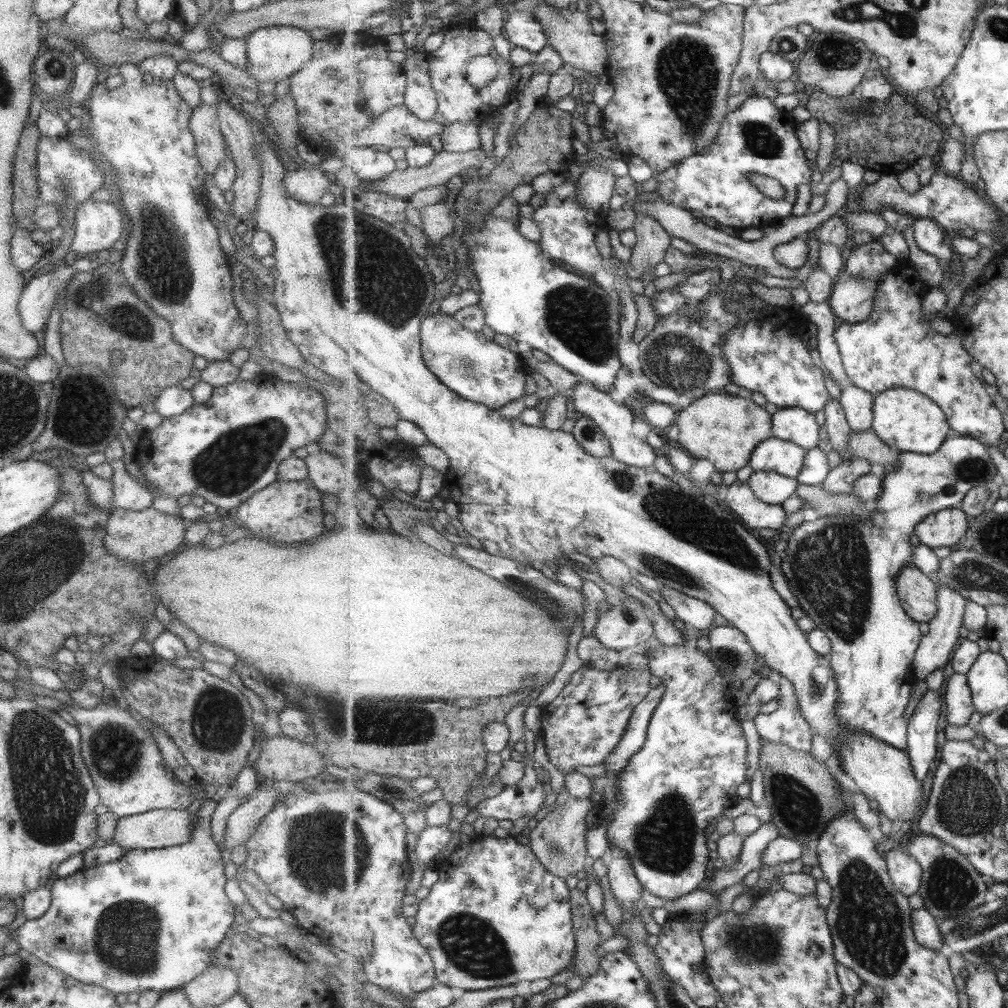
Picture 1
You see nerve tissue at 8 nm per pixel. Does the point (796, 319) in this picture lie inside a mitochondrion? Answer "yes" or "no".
no

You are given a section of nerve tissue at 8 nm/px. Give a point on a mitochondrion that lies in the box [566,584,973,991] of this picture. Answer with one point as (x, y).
(870, 923)

